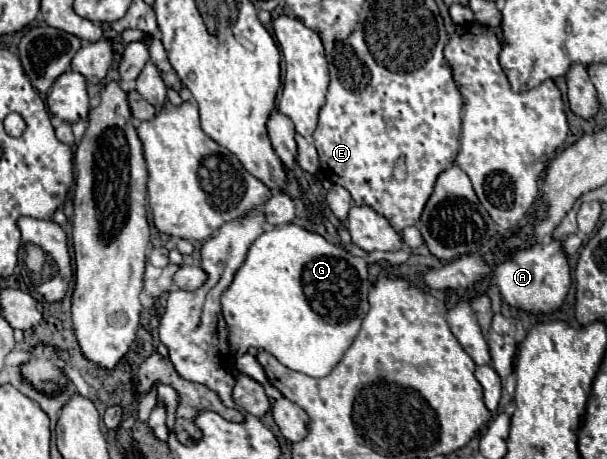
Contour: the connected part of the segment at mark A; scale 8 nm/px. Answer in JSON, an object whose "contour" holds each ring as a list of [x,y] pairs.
{"contour":[[[551,241],[539,249],[535,249],[533,245],[523,253],[515,251],[509,261],[499,263],[499,267],[495,269],[495,283],[501,291],[501,297],[513,307],[533,313],[551,313],[553,309],[559,309],[571,285],[569,263],[561,249],[561,243]]]}

